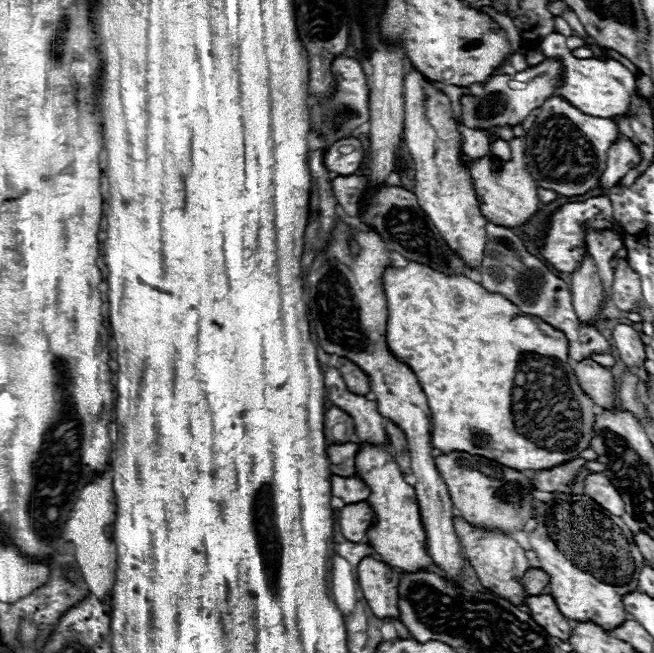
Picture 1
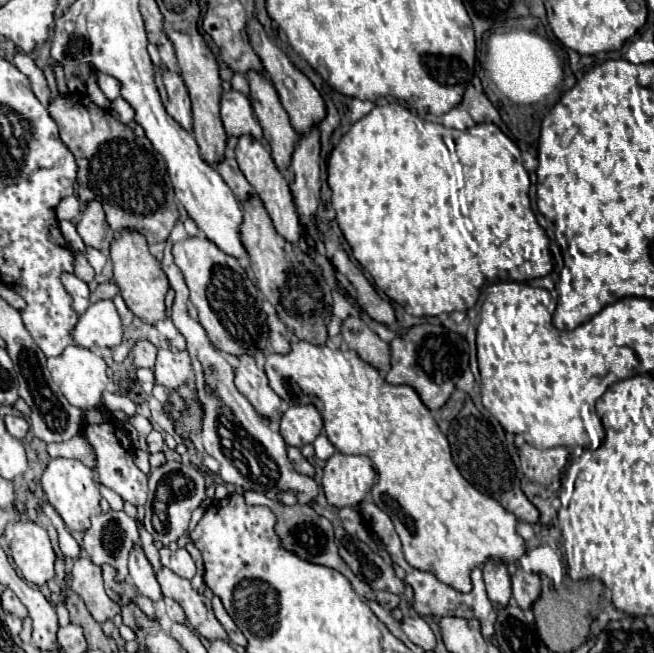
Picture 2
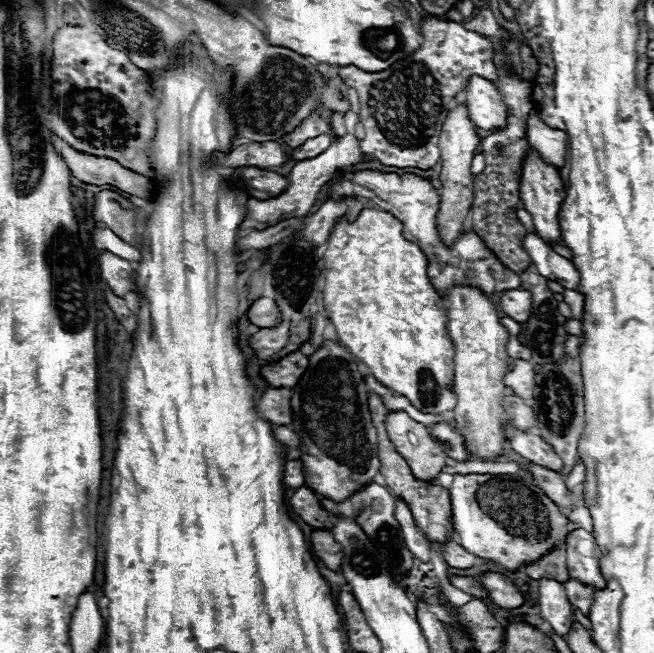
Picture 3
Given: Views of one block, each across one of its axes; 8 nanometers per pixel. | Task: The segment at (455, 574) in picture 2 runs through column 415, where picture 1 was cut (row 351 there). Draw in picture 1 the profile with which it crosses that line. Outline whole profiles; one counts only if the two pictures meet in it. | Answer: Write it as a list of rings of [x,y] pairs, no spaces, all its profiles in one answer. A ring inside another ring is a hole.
[[[408,262],[404,268],[396,268],[396,266],[388,266],[384,270],[384,292],[388,298],[388,328],[386,328],[386,342],[390,352],[394,354],[394,358],[398,358],[400,362],[404,362],[416,376],[418,382],[428,398],[428,406],[432,410],[434,416],[434,428],[430,434],[432,446],[438,448],[440,452],[448,454],[452,450],[462,450],[468,454],[476,454],[476,456],[486,456],[490,460],[496,460],[508,468],[514,470],[544,470],[544,468],[552,468],[558,466],[570,458],[576,458],[580,450],[590,448],[590,438],[592,438],[592,426],[594,426],[594,402],[580,390],[576,376],[572,374],[572,366],[568,360],[568,340],[566,336],[548,326],[546,322],[542,322],[536,316],[528,316],[522,314],[512,302],[508,302],[502,294],[496,292],[488,292],[482,284],[472,282],[466,276],[450,276],[450,274],[442,274],[432,270],[430,266],[418,264],[418,262]]]

